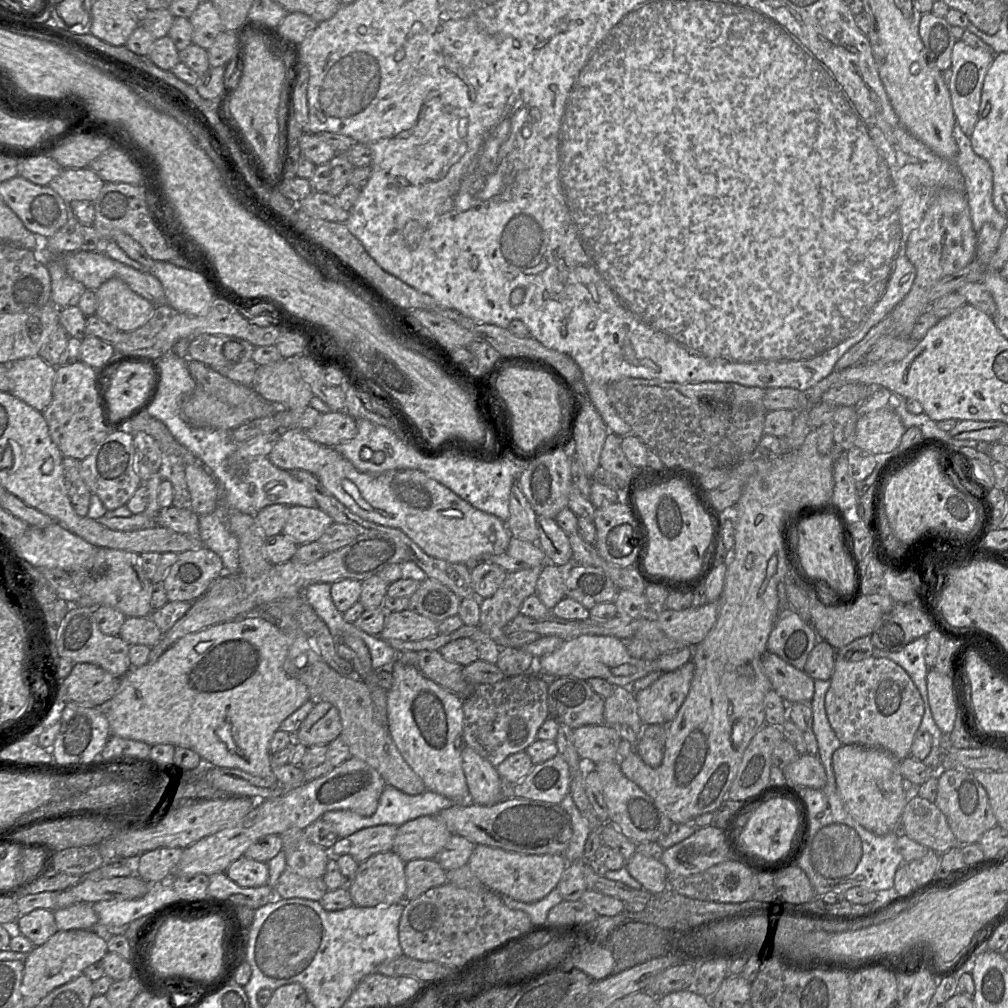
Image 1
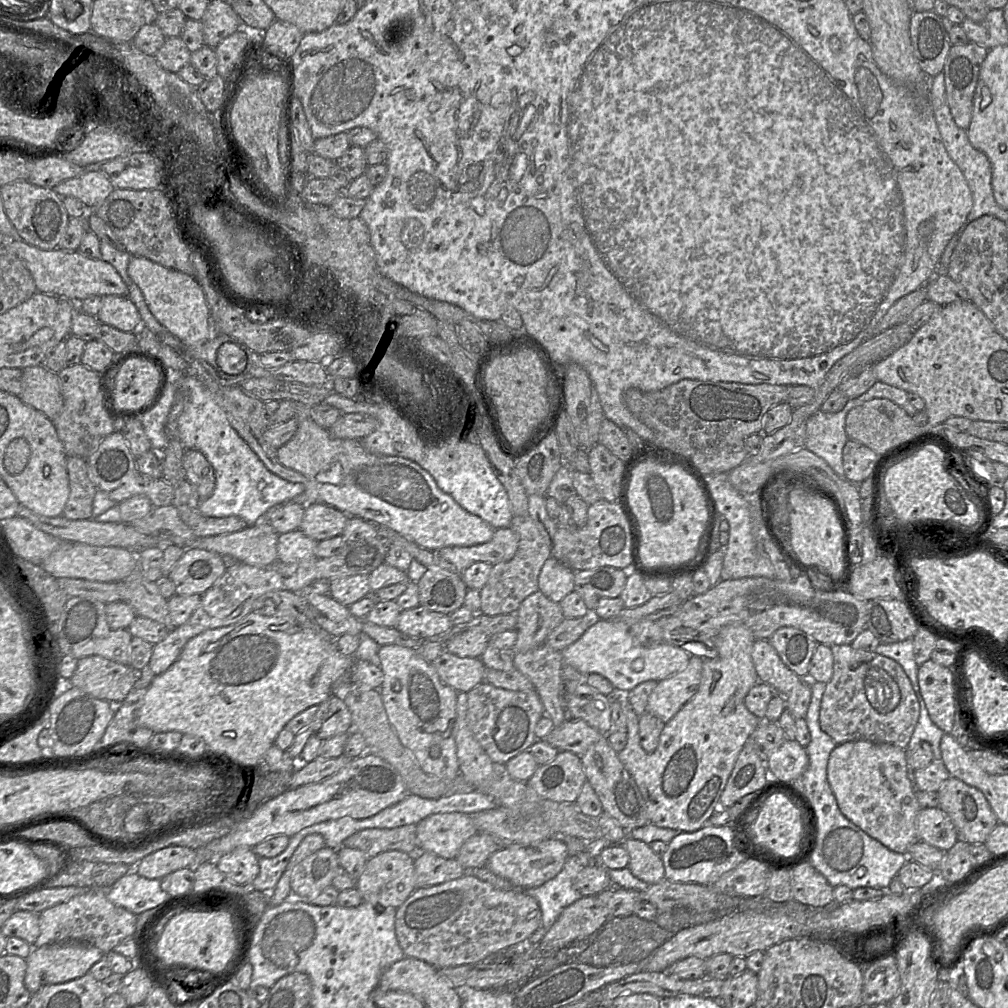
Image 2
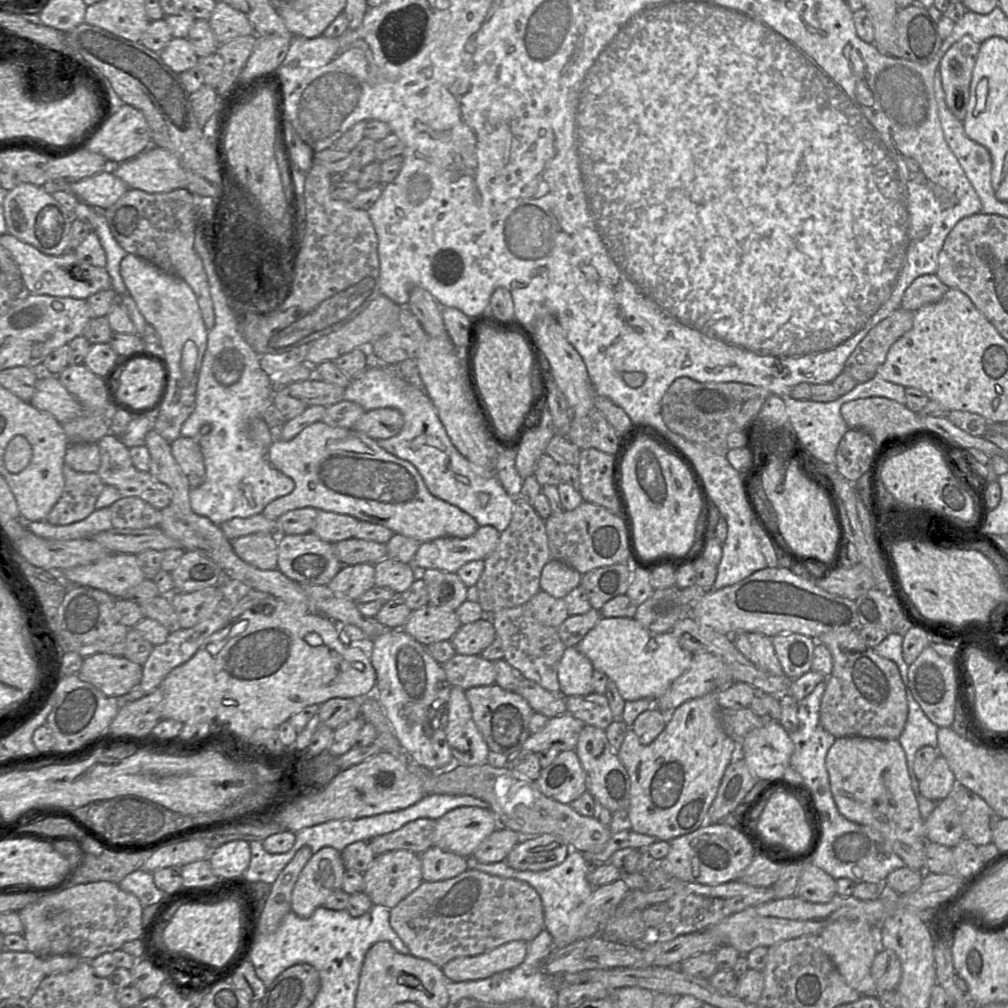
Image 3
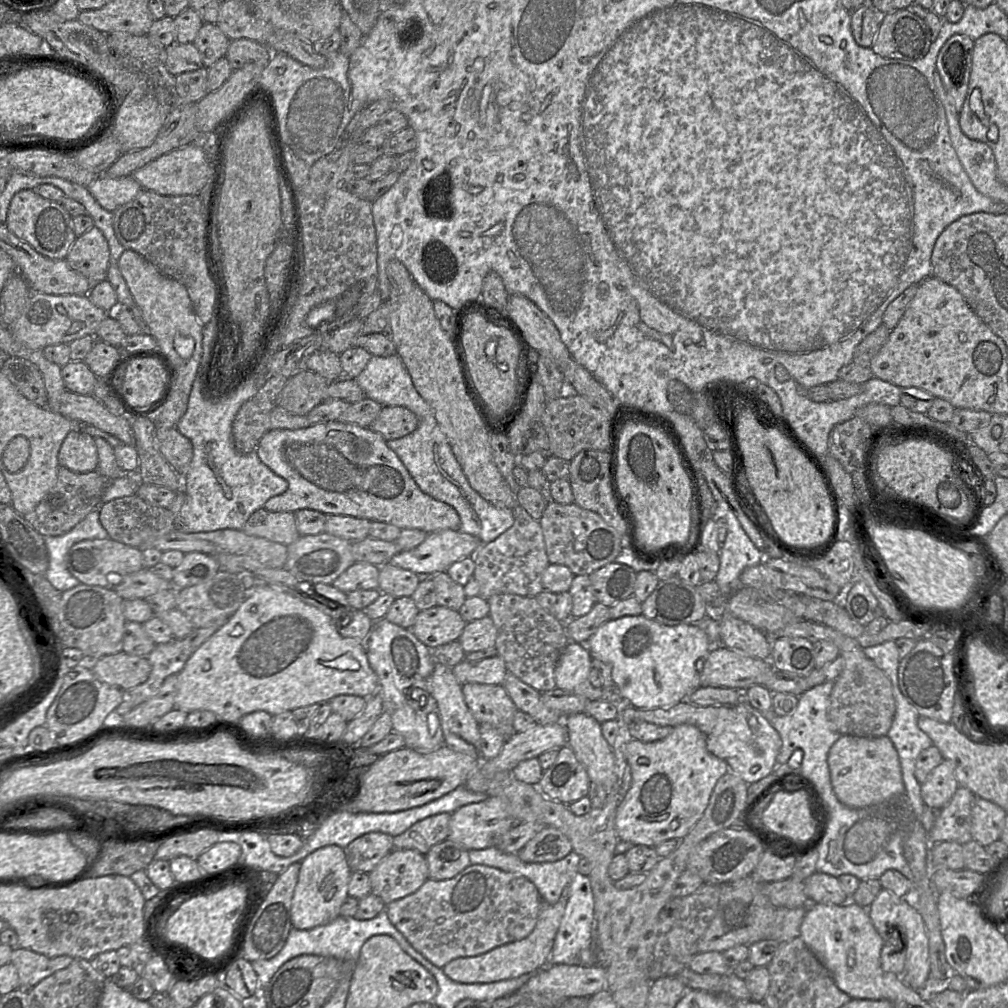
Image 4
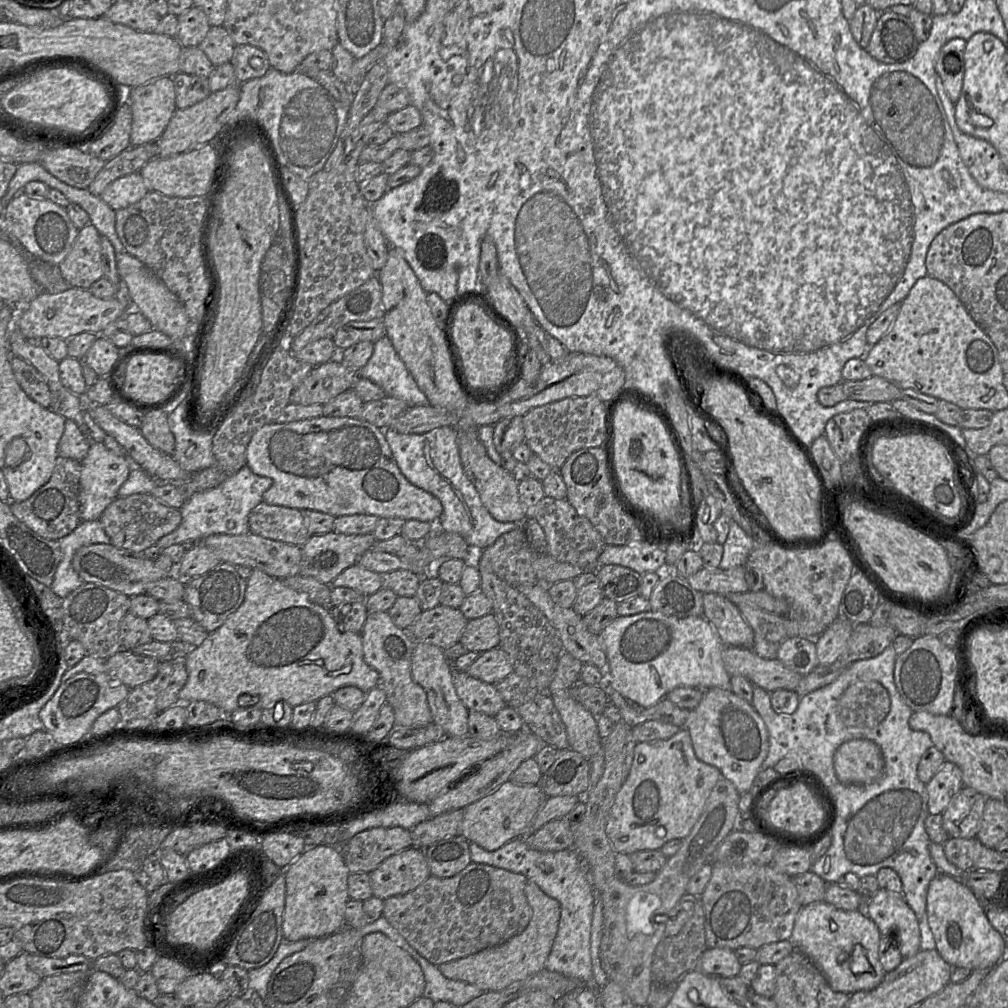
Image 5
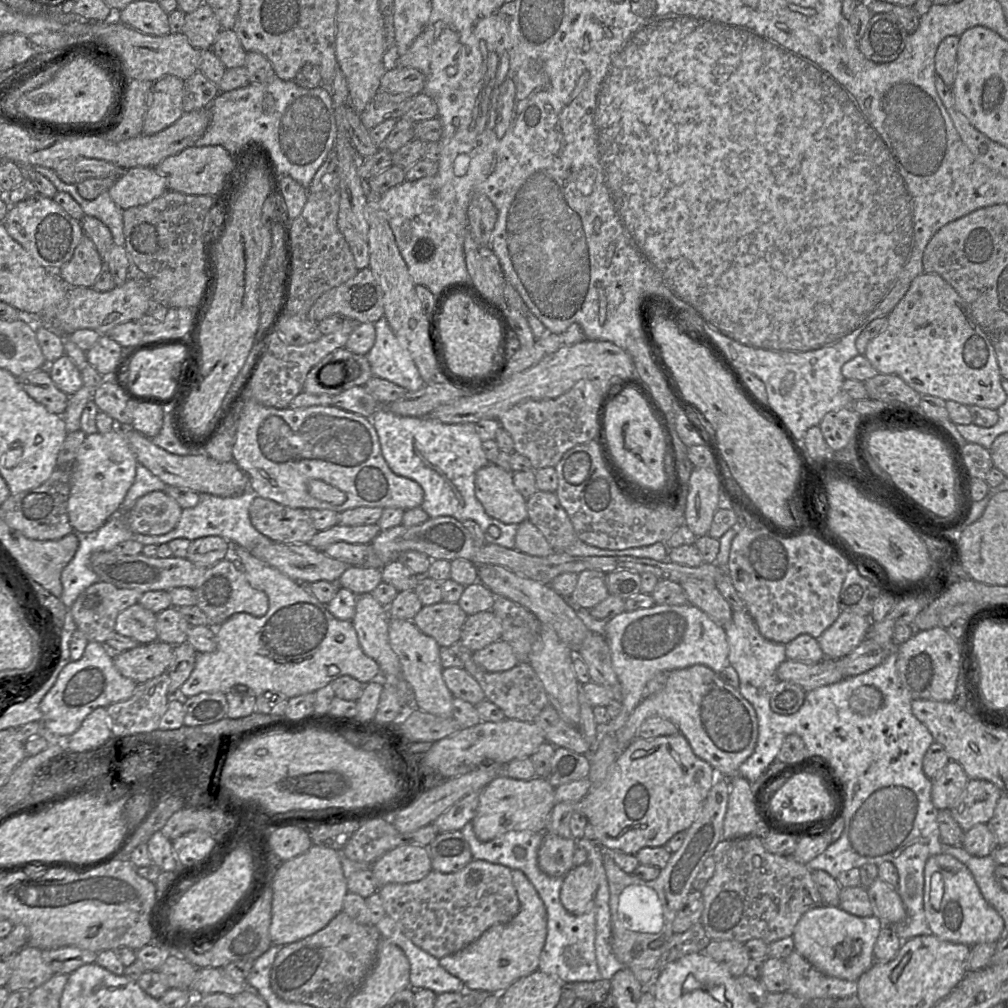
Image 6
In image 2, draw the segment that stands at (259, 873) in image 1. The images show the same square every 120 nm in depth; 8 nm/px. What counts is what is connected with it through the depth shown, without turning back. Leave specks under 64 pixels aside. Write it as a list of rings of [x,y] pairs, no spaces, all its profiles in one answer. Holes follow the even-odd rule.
[[[238,847],[214,860],[218,869],[237,884],[251,884],[260,868],[258,856],[251,847]]]

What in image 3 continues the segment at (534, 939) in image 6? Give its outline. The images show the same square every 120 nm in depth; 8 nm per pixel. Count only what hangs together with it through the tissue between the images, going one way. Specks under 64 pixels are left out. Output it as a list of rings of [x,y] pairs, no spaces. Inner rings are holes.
[[[510,941],[482,954],[454,958],[442,967],[442,971],[453,982],[489,978],[518,967],[526,957],[527,946],[524,941]]]

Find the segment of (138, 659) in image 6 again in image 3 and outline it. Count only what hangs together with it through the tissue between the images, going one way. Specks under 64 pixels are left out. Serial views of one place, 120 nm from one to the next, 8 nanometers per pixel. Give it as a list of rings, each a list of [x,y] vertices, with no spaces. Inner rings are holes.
[[[96,653],[84,658],[77,675],[106,696],[118,698],[140,684],[142,666],[124,656]]]

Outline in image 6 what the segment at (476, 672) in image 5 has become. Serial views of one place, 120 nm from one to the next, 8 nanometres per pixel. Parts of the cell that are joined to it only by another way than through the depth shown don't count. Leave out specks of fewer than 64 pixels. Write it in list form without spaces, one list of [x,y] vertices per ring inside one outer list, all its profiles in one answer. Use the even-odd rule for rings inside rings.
[[[502,639],[475,651],[473,660],[479,667],[489,672],[503,672],[518,664],[512,647]]]

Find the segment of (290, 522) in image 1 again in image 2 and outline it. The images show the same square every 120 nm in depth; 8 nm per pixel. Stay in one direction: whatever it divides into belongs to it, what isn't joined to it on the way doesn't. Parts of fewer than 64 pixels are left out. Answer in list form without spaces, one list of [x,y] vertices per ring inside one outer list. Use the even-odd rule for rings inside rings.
[[[321,503],[307,505],[300,530],[311,539],[320,542],[341,536],[349,515]]]

